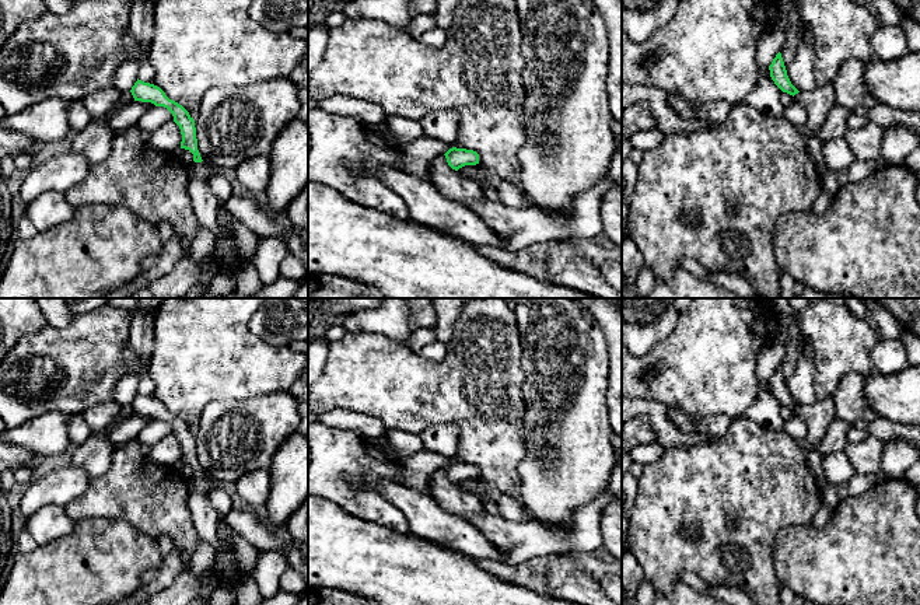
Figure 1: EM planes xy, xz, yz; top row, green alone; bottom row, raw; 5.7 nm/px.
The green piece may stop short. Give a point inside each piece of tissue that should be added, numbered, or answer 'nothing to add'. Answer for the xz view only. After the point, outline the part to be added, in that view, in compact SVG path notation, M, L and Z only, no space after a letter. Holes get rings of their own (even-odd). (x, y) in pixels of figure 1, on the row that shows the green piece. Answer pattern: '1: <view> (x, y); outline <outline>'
nothing to add

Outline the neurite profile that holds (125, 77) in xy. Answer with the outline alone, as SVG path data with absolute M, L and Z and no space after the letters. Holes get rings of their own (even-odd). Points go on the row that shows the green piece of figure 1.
M126 59L113 76L113 87L122 92L132 90L137 81L139 62L136 59Z

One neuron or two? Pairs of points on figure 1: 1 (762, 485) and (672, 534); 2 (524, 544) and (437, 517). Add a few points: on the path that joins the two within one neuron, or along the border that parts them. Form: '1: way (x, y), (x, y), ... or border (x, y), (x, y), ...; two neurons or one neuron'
1: way (740, 492), (714, 510), (709, 510), (695, 524); one neuron
2: border (461, 517), (476, 527), (502, 552); two neurons

